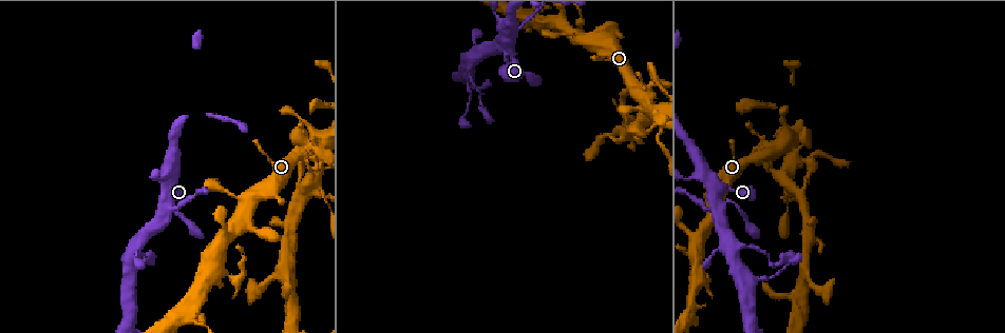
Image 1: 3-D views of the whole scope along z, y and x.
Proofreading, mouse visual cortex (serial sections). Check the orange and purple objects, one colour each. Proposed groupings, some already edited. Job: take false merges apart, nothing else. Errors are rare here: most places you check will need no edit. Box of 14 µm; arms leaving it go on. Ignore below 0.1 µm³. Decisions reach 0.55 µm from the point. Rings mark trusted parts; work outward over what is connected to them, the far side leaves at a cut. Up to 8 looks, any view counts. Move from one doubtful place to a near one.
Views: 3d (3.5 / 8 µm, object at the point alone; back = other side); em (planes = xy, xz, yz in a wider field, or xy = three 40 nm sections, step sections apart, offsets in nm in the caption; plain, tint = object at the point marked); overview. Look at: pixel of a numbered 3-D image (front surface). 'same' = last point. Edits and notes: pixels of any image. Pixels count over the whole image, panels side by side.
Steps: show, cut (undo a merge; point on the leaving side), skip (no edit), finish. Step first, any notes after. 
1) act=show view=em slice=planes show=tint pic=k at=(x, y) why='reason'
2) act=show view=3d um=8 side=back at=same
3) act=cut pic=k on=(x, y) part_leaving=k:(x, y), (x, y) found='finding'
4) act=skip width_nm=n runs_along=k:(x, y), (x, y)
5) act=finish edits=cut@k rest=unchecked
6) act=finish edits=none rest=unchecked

act=show view=3d um=8 side=back pic=1 at=(581, 39) why='thick turns thin'

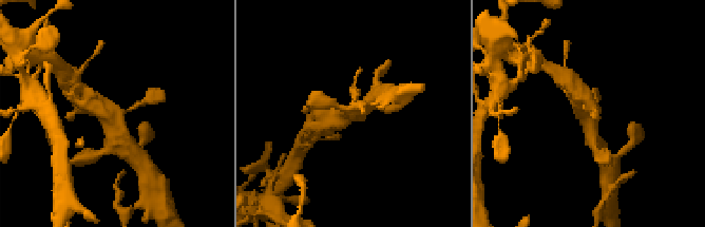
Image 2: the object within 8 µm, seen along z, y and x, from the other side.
act=show view=3d um=3.5 pic=2 at=(118, 113) why='zoom in'

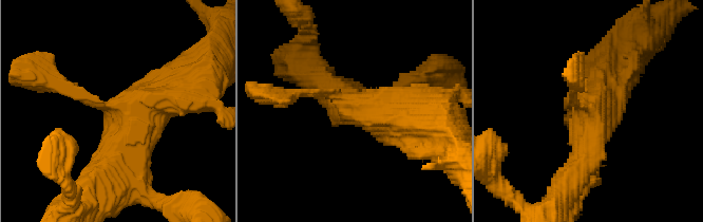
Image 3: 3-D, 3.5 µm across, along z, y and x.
act=show view=em slice=xy step=3 show=tint pic=3 at=(586, 105)

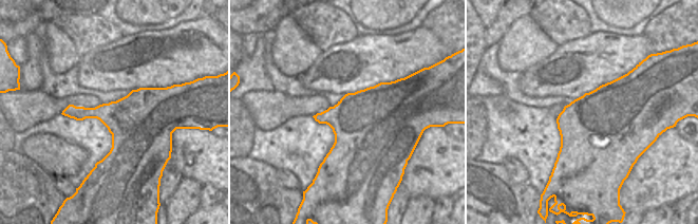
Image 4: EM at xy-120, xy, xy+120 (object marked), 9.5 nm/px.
act=skip runs_along=3:(412, 123), (334, 95), (291, 95) found='one cell here'

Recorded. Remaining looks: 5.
act=show view=em slice=xy step=2 show=tint pic=1 at=(504, 52) why='thin arm on a thick one'

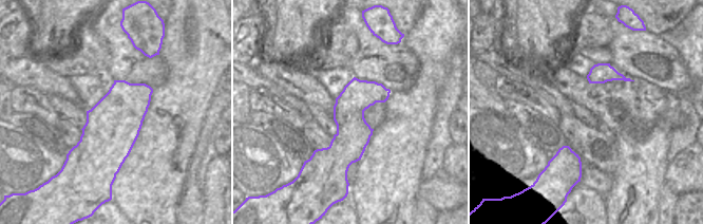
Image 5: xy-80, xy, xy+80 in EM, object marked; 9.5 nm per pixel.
act=show view=3d um=3.5 at=same

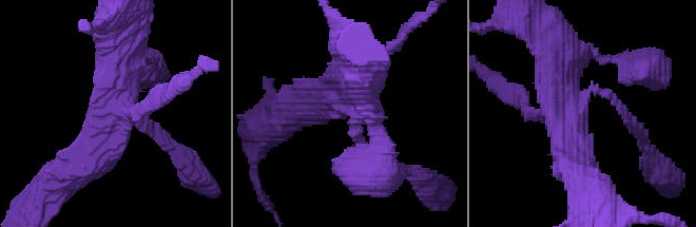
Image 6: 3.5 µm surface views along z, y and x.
act=skip arm_widths_nm=150,150,400,500 runs_along=5:(379, 86), (352, 113), (342, 168) found='continuous, no second cell'

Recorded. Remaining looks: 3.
act=show view=3d um=3.5 side=back pic=1 at=(692, 312) why='small branch off a trunk'

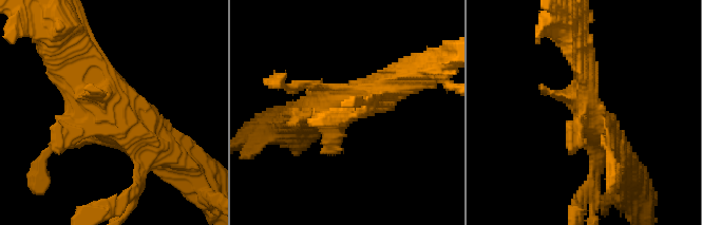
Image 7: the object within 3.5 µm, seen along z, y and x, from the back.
act=show view=em slice=xy step=3 show=tint pic=7 at=(339, 105)

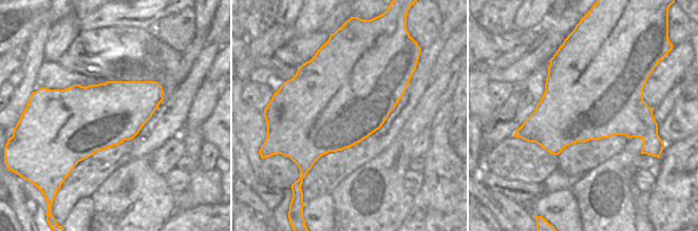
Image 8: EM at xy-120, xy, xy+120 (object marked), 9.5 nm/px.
act=skip runs_along=7:(71, 53), (77, 86), (158, 147) found='one cell here'

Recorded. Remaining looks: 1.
act=finish edits=none rest=unchecked

